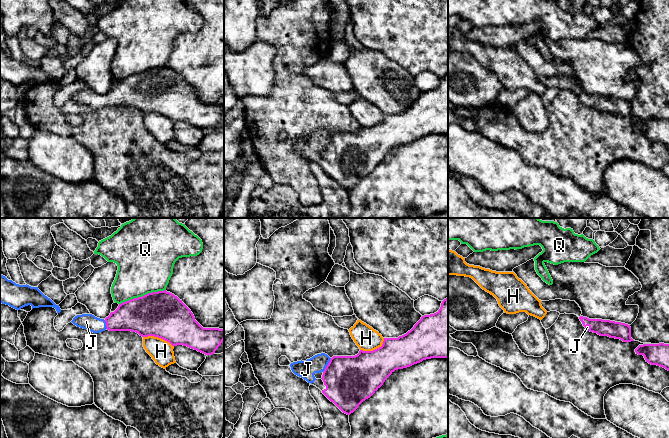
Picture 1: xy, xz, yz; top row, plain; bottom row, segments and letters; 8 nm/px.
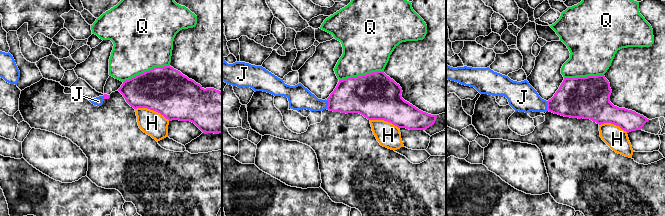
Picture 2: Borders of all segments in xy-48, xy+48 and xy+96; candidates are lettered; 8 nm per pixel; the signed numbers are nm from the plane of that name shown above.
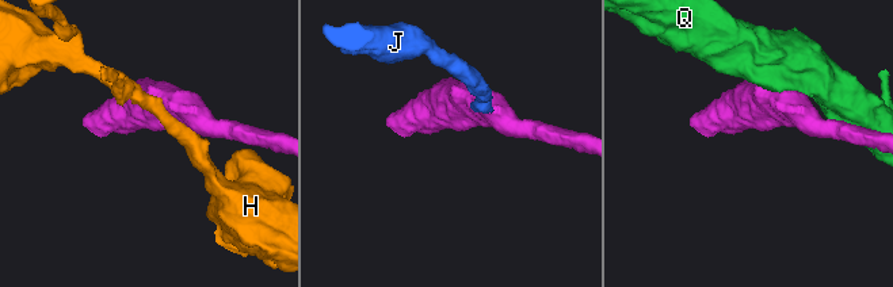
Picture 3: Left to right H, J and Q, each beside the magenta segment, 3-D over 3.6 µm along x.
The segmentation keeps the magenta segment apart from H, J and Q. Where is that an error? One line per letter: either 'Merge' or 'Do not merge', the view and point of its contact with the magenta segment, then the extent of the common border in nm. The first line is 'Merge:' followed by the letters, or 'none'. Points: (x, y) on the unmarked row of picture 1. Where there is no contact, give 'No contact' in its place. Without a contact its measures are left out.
Merge: J
H: Do not merge. Touches magenta at xy (158, 113). Shared border 260 nm
J: Merge. Touches magenta at xz (327, 141). Shared border 140 nm
Q: Do not merge. Touches magenta at xy (142, 72). Shared border 400 nm

